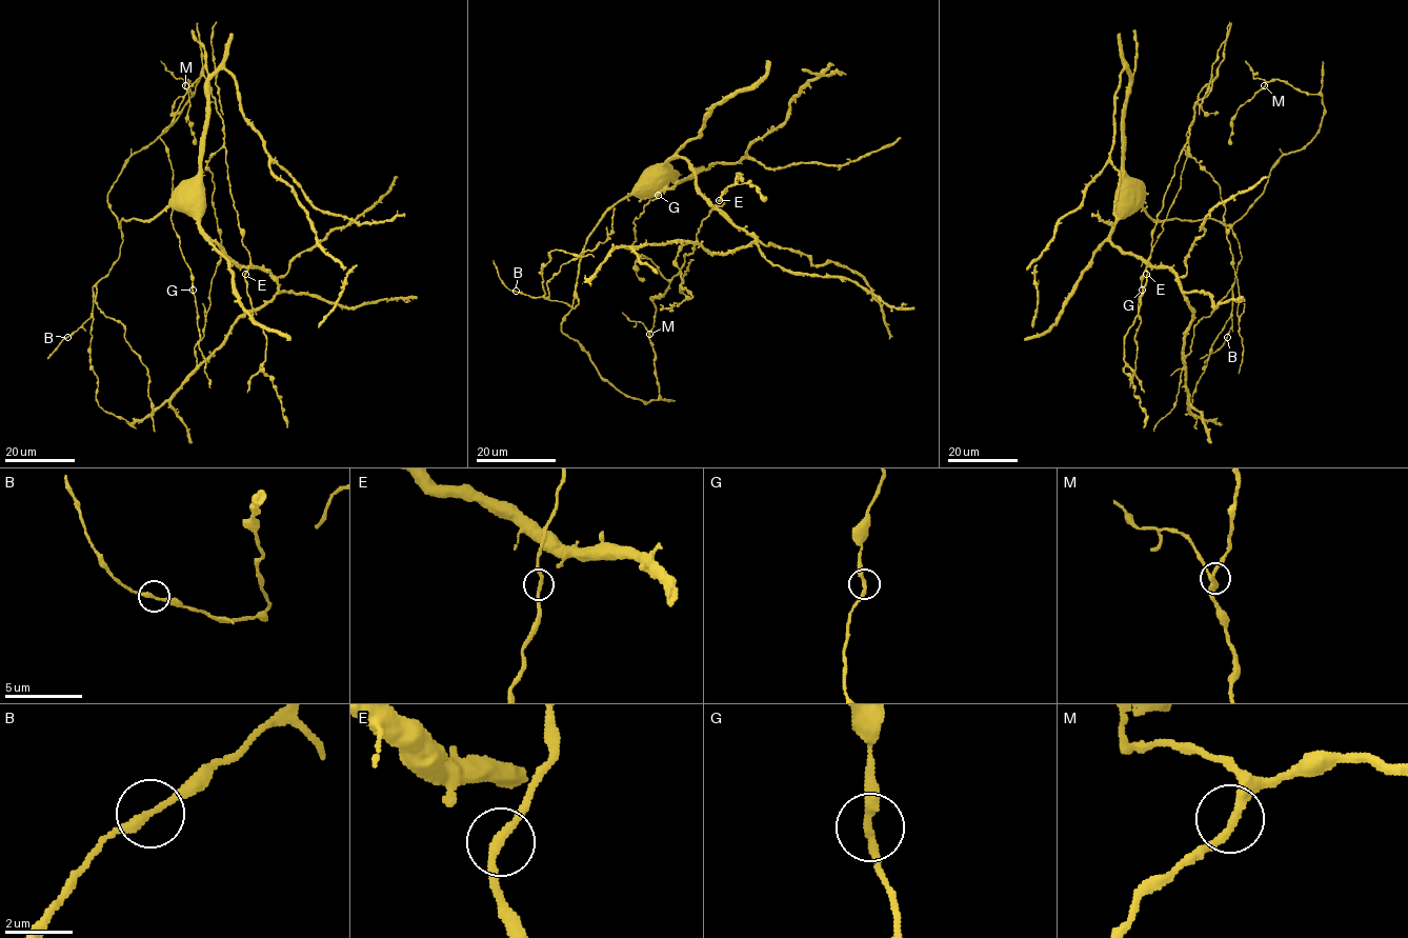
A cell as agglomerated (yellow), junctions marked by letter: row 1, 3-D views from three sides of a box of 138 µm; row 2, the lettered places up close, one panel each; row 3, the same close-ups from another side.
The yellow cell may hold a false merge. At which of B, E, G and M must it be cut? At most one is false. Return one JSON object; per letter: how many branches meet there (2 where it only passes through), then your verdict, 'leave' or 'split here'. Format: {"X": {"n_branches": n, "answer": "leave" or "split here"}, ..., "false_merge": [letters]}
{"B": {"n_branches": 2, "answer": "leave"}, "E": {"n_branches": 2, "answer": "leave"}, "G": {"n_branches": 2, "answer": "leave"}, "M": {"n_branches": 2, "answer": "leave"}, "false_merge": []}

